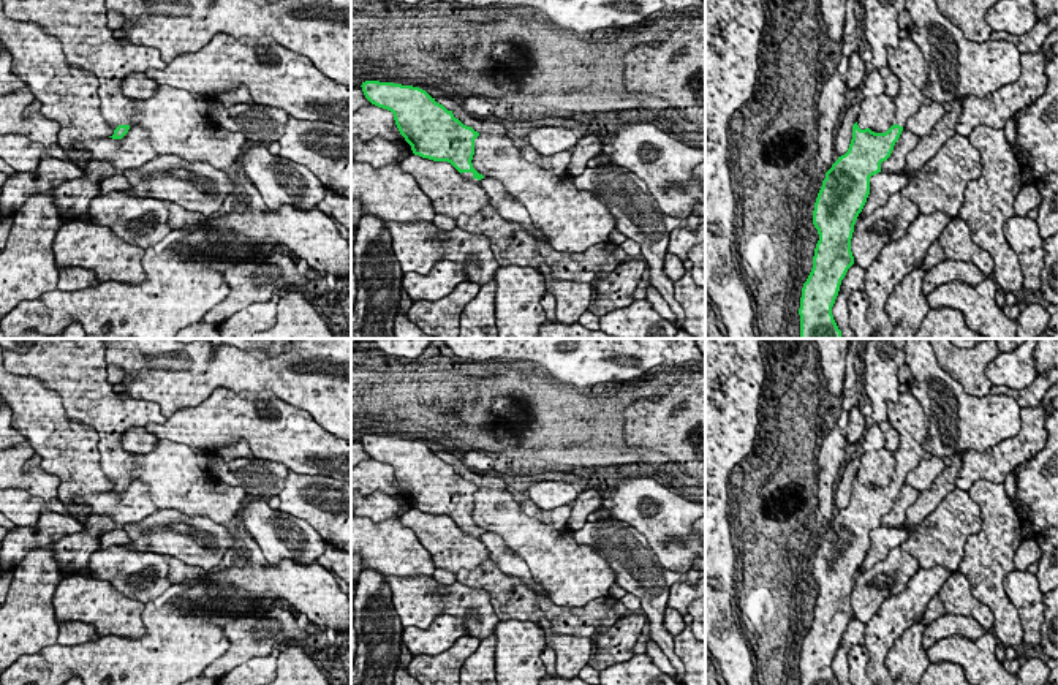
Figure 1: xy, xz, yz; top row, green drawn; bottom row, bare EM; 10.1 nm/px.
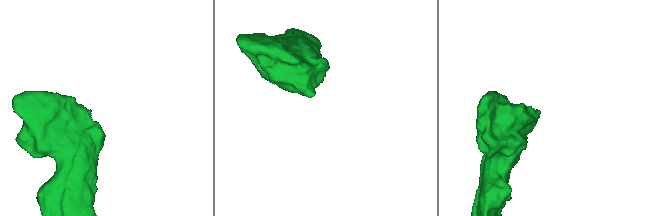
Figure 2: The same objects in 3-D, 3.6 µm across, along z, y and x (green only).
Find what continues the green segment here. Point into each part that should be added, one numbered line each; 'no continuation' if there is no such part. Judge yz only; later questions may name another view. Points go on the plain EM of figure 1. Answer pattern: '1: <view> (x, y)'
1: yz (906, 416)

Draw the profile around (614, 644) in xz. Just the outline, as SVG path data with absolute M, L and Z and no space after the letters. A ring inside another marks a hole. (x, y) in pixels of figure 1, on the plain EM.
M628 612L610 626L598 626L590 636L591 653L588 664L603 671L612 664L628 661L634 653L647 615Z

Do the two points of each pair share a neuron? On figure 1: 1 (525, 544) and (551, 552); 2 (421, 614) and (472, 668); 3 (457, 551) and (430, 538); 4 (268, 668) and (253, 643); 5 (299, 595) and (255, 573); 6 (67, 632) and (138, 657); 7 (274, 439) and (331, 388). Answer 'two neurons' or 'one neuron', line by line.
1: one neuron
2: two neurons
3: one neuron
4: two neurons
5: one neuron
6: two neurons
7: two neurons

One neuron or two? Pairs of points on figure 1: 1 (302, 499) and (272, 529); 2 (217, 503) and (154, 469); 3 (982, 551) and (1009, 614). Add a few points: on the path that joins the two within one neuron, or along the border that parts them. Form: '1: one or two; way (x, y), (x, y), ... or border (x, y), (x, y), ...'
1: two; border (279, 510), (304, 519), (320, 533)
2: one; way (201, 494), (184, 488), (170, 473)
3: one; way (984, 567), (986, 589), (995, 598)

